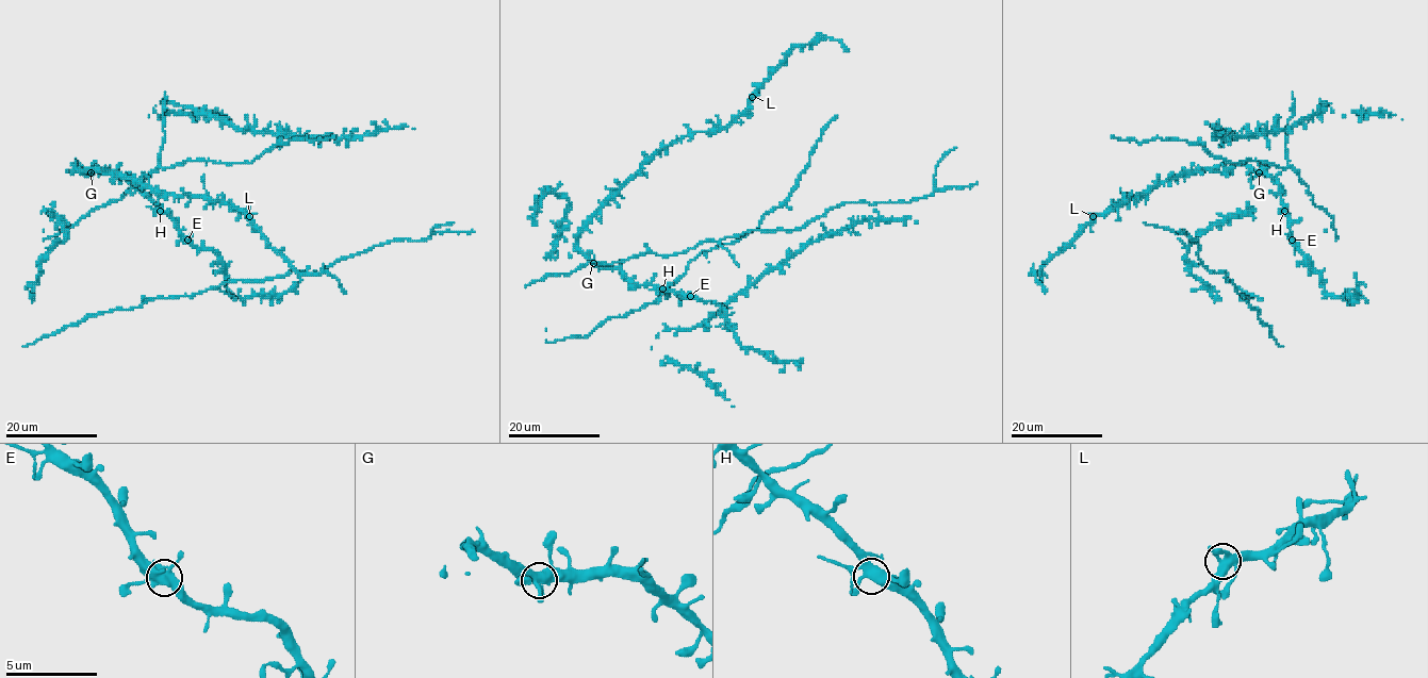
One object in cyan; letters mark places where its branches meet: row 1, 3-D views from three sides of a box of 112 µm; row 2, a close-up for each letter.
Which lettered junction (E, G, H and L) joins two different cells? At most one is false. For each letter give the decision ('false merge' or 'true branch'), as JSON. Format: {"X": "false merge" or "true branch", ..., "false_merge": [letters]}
{"E": "true branch", "G": "true branch", "H": "true branch", "L": "true branch", "false_merge": []}

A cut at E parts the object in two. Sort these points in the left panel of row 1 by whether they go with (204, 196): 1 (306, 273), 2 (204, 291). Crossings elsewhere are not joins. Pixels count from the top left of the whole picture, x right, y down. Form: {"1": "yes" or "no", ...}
{"1": "yes", "2": "yes"}

